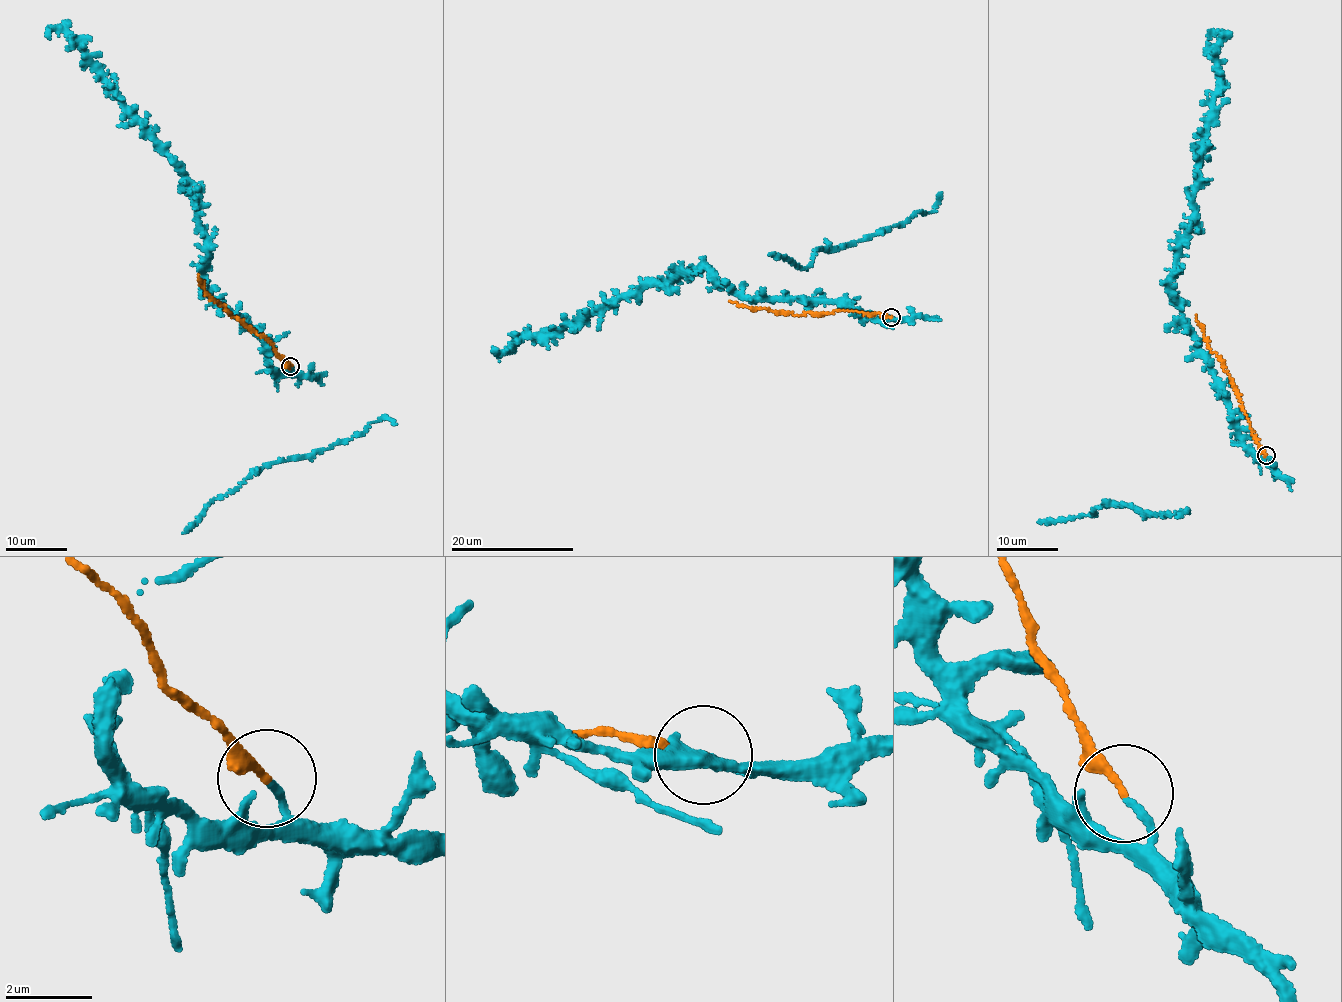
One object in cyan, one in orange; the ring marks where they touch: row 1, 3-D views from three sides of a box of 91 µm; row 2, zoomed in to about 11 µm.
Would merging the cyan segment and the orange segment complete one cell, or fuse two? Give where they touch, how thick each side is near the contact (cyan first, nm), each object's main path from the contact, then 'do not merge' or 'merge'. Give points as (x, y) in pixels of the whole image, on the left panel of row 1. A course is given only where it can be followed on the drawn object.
(290, 366) | 160/190 nm | cyan via (289, 368), (271, 367), (264, 341), (209, 294), (183, 169), (86, 50), (60, 29), (49, 38) | orange via (289, 366), (269, 341), (204, 291), (197, 273) | do not merge

